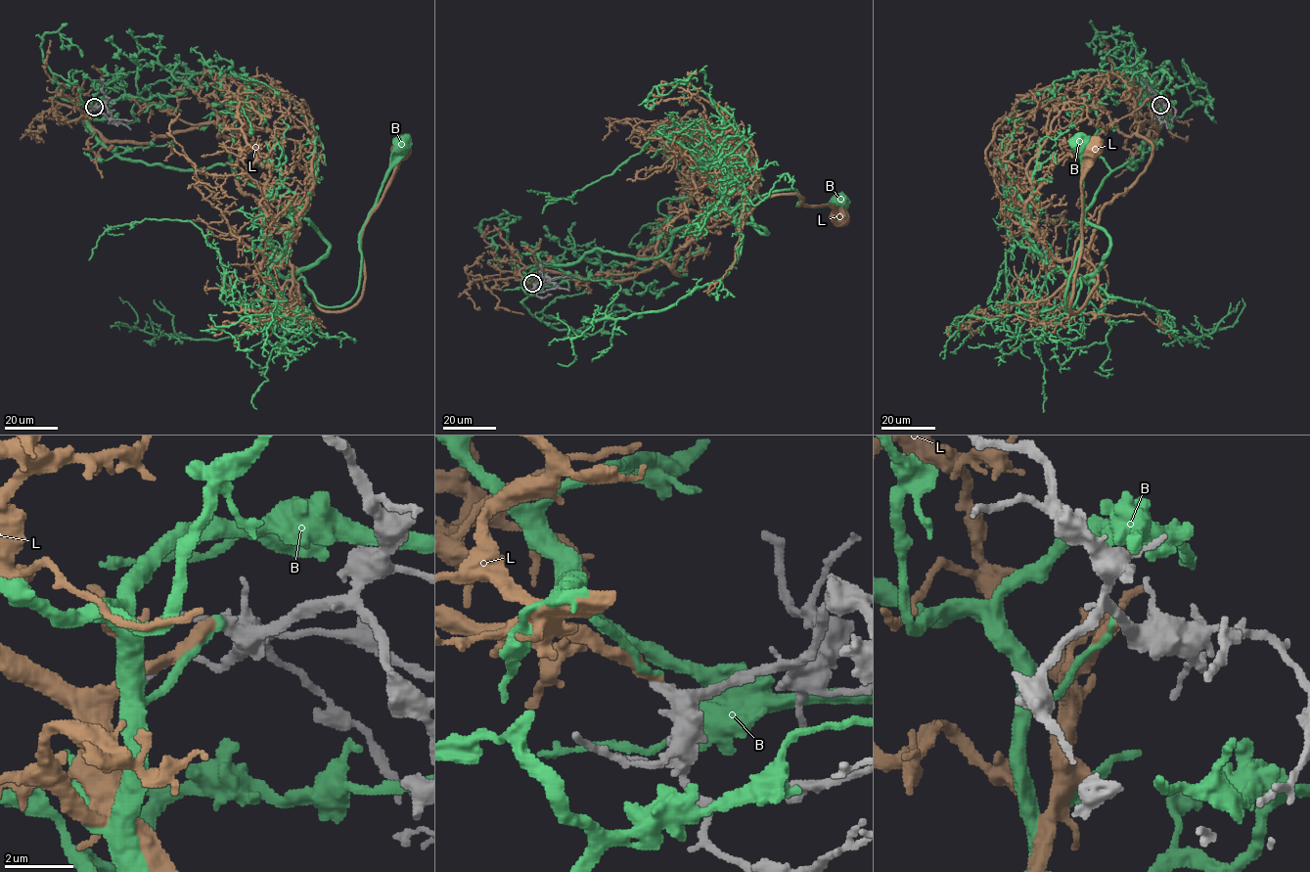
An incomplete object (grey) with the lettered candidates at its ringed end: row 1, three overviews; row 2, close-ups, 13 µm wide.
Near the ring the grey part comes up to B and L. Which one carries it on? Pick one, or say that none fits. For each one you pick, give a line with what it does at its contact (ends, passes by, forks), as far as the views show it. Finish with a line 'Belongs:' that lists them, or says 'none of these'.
L: it ends there
Belongs: L

